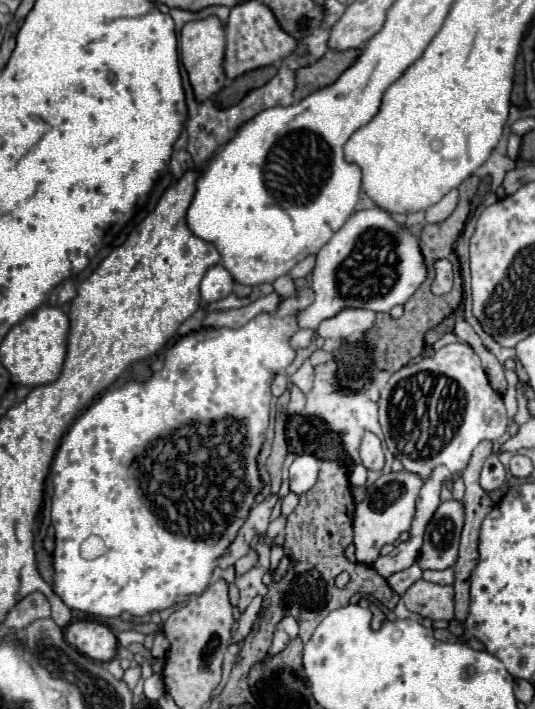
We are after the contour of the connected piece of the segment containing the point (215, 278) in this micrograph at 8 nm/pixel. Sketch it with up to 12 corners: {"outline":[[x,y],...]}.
{"outline":[[216,264],[202,278],[202,302],[232,294],[230,272]]}

